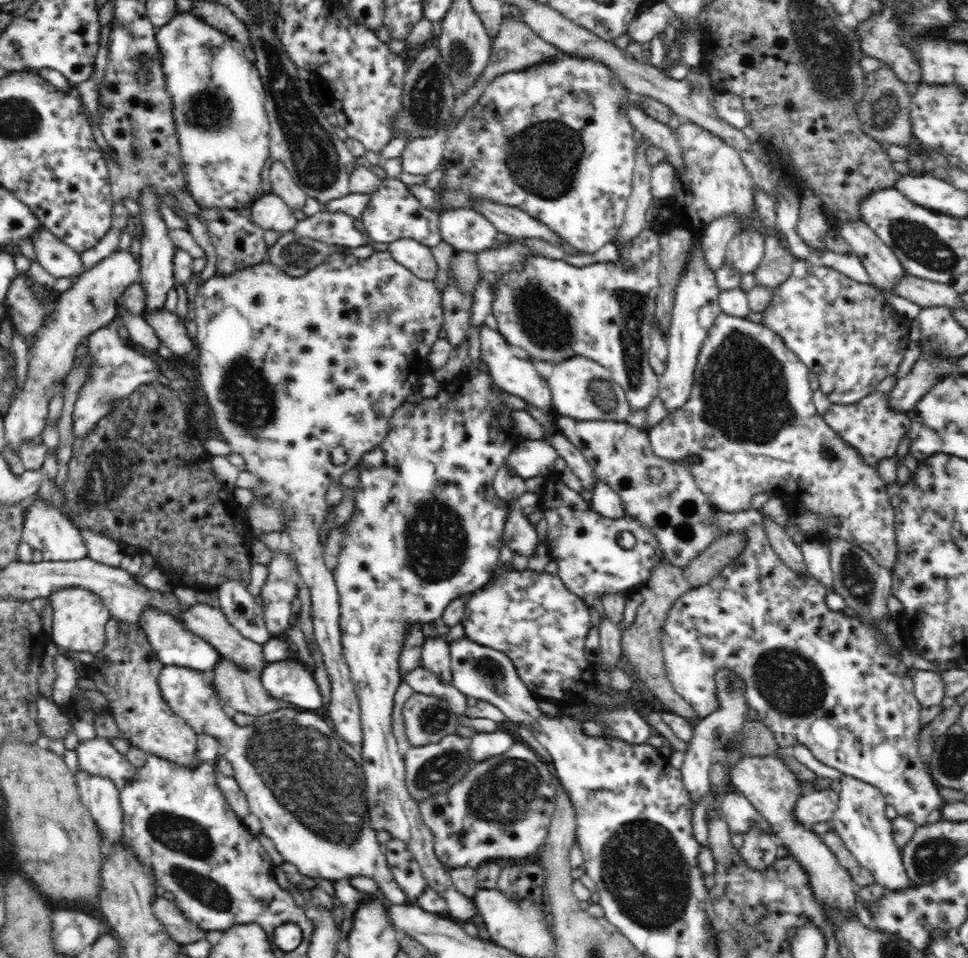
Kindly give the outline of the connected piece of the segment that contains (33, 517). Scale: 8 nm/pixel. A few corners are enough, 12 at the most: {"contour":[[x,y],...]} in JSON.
{"contour":[[30,496],[21,542],[44,561],[88,556],[57,502]]}

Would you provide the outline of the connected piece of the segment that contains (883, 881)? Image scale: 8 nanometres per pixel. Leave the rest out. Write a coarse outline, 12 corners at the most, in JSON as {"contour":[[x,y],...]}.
{"contour":[[843,774],[831,822],[887,890],[906,873],[883,792]]}

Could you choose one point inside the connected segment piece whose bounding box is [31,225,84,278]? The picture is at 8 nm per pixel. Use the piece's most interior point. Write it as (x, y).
(62, 261)

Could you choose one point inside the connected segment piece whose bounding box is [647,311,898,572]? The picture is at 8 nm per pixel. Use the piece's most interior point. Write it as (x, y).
(750, 426)

